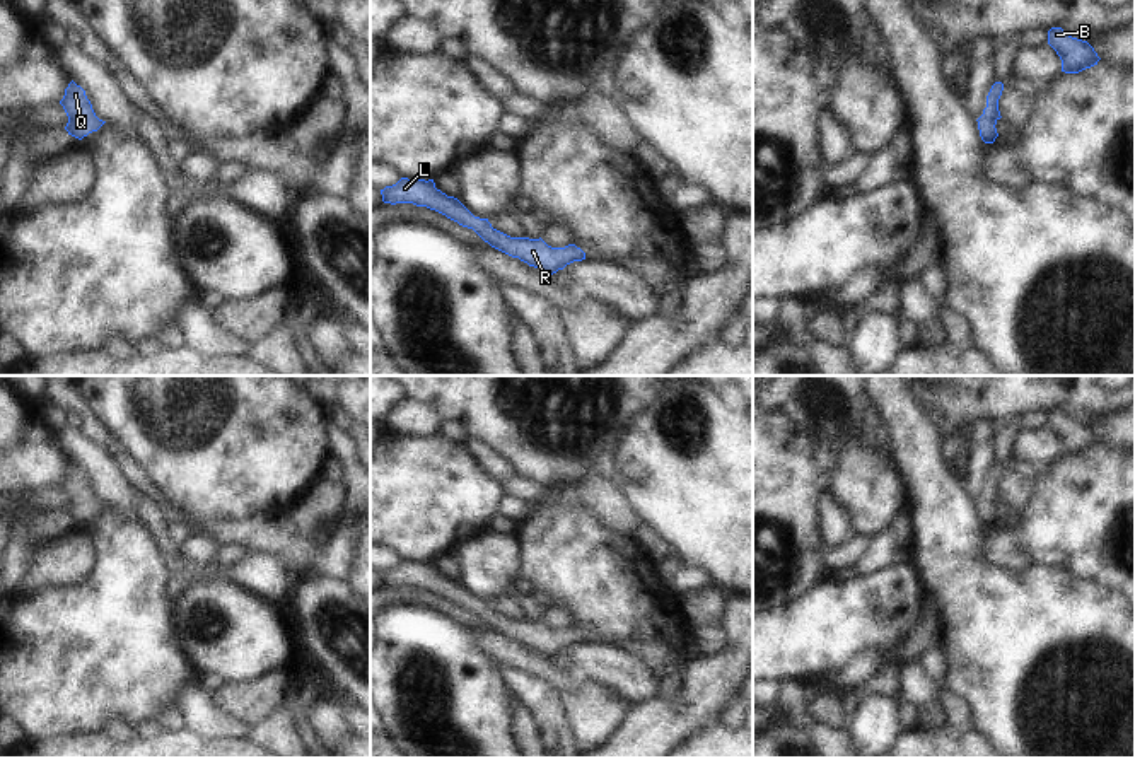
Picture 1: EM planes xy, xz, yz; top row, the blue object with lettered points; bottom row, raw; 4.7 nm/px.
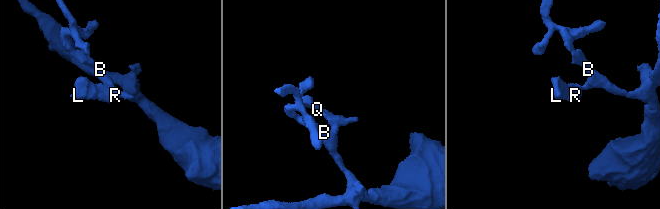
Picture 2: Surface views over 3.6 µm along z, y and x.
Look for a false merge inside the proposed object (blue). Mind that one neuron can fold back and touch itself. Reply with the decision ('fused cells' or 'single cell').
single cell

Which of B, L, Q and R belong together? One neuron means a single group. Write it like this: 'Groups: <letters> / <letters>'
Groups: B L Q R

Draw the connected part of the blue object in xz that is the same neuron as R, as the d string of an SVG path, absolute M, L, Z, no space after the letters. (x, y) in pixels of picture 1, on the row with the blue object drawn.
M401 178L396 184L381 190L381 195L384 203L413 203L435 210L459 225L473 229L492 248L519 258L546 275L553 275L573 261L585 259L585 253L575 244L551 248L541 237L510 237L493 229L488 219L474 217L457 198L437 190L434 179Z

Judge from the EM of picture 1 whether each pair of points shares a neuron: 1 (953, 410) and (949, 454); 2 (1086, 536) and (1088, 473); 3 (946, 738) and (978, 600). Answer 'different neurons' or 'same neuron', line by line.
1: different neurons
2: same neuron
3: different neurons

